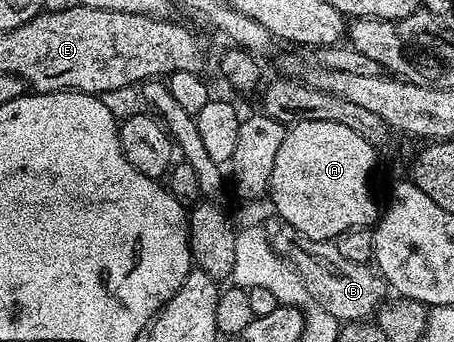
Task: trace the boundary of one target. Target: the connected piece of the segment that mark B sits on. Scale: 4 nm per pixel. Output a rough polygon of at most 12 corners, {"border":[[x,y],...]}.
{"border":[[279,218],[264,231],[311,303],[341,322],[371,317],[388,285],[335,241]]}

